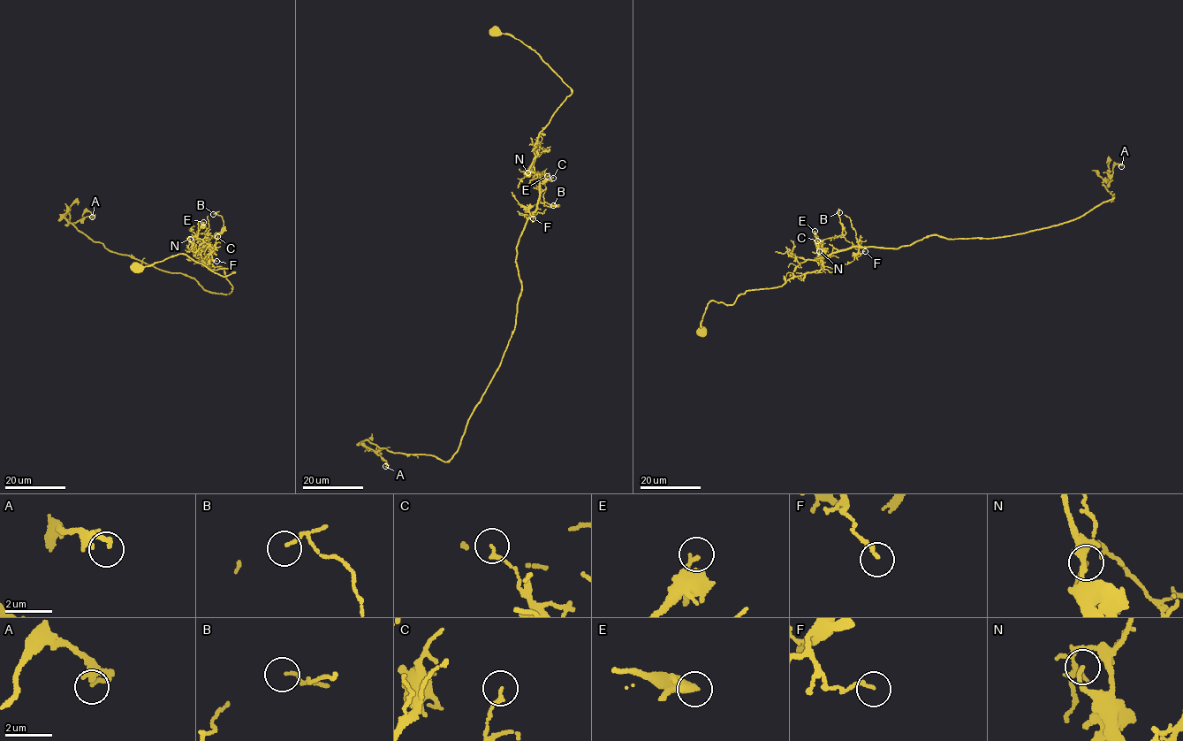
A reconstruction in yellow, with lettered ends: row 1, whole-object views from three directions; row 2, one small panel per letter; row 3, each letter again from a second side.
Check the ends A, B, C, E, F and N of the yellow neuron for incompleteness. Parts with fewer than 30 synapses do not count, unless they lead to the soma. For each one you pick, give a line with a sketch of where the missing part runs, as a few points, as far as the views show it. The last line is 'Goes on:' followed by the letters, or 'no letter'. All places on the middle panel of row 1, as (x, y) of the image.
Goes on: no letter

